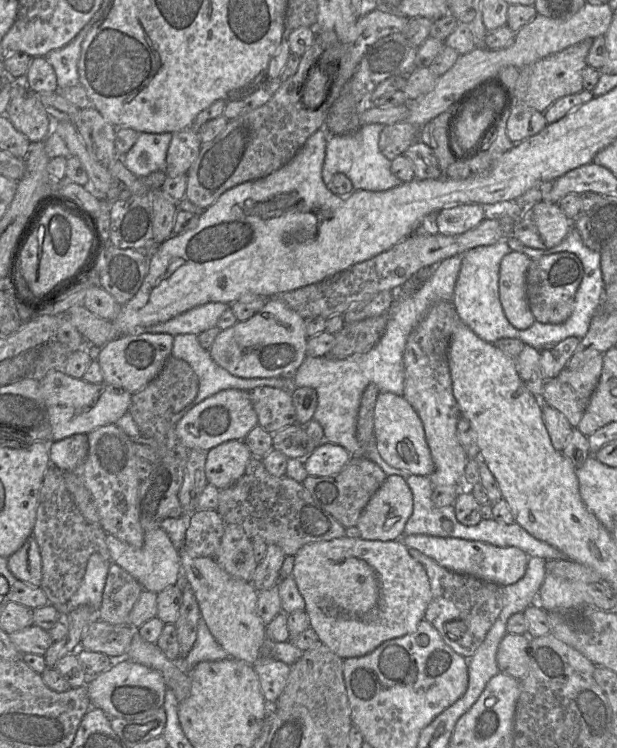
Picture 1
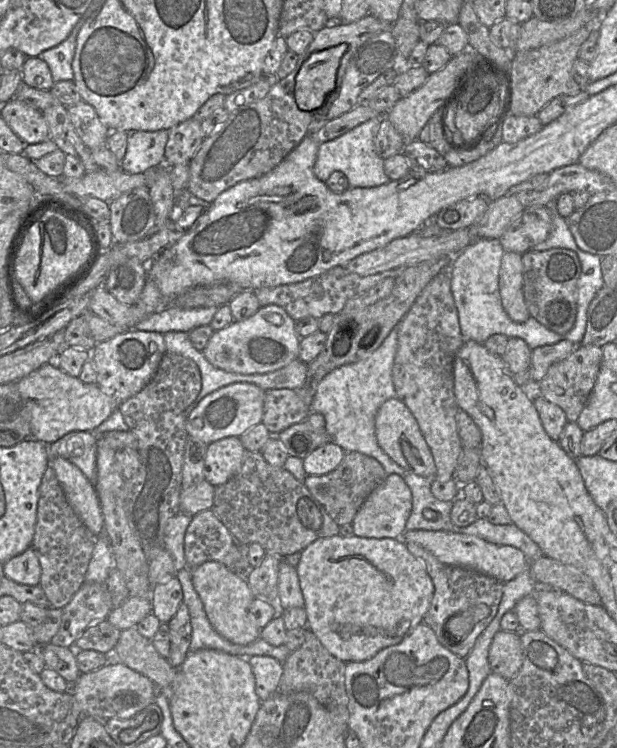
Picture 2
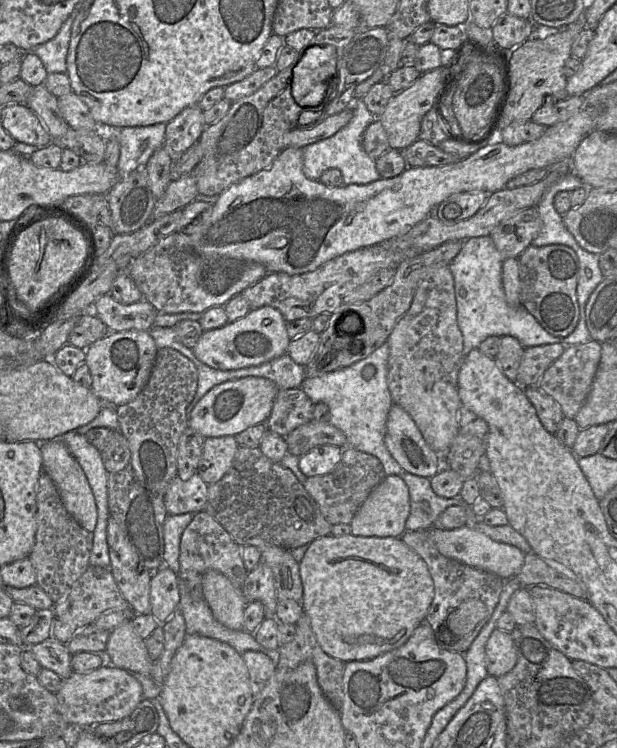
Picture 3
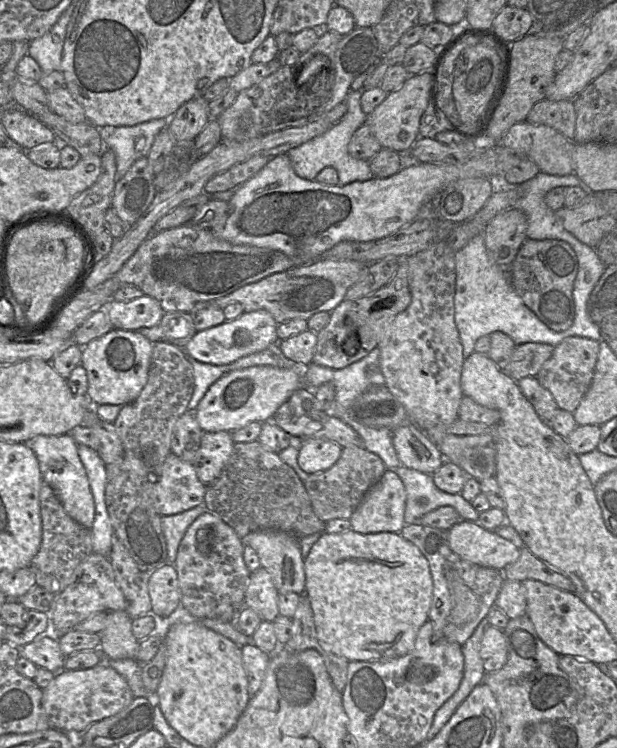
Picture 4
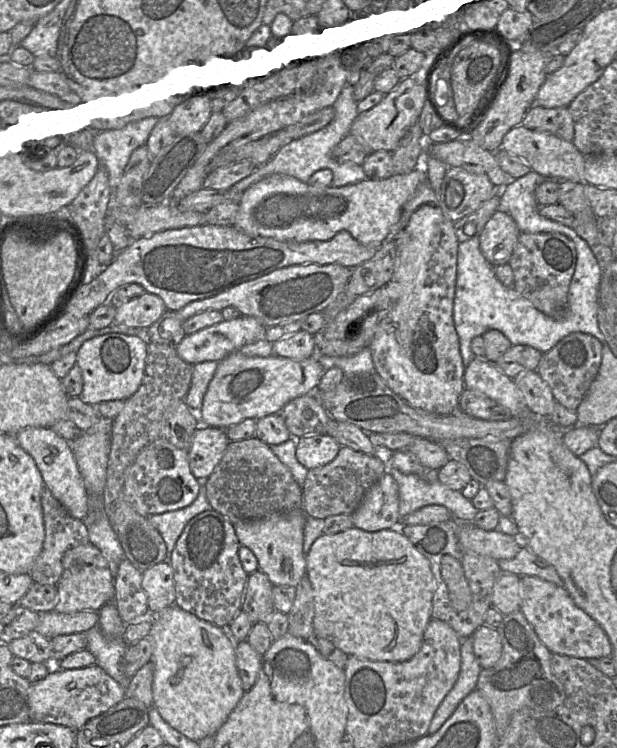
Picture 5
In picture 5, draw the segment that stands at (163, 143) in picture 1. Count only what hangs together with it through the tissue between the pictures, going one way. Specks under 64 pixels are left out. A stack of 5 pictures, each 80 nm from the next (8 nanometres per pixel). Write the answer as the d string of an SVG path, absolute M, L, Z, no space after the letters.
M150 113L117 126L96 128L94 153L107 169L113 191L120 183L132 152L147 143L152 129L161 119L159 113Z

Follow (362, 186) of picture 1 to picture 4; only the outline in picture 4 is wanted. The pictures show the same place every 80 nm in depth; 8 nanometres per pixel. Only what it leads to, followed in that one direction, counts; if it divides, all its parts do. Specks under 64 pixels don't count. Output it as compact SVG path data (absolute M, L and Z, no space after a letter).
M350 89L345 100L347 112L342 119L336 124L333 124L324 134L286 153L297 176L305 180L313 181L324 168L332 167L338 173L338 186L345 186L352 182L364 182L374 177L370 169L369 161L353 158L348 152L348 144L352 135L365 124L367 118L367 115L361 108L361 95L362 91Z

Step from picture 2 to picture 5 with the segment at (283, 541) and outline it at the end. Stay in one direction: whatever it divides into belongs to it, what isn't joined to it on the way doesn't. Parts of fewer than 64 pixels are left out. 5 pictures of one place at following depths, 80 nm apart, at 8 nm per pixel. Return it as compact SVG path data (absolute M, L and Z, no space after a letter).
M256 437L230 441L222 459L206 480L205 488L211 508L227 517L233 525L241 520L263 519L302 509L301 486L270 446Z

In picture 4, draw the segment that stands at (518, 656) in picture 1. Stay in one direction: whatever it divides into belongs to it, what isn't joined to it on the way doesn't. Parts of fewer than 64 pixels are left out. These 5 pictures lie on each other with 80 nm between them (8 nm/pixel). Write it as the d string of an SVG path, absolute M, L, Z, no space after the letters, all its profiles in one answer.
M488 626L483 634L480 657L486 673L500 670L507 662L508 648L501 629Z

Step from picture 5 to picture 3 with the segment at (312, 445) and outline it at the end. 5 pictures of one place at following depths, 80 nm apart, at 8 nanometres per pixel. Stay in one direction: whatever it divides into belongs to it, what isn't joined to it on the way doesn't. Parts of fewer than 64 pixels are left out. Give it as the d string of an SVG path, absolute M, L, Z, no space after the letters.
M330 444L316 446L300 456L299 468L307 477L326 475L341 460L343 448Z

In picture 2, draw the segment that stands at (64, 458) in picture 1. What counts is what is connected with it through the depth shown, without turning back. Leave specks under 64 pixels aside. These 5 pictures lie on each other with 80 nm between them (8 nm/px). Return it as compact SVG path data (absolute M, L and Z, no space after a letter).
M74 431L66 434L58 441L49 445L49 465L50 458L63 457L76 465L95 487L97 481L96 457L98 438L93 433L87 431Z

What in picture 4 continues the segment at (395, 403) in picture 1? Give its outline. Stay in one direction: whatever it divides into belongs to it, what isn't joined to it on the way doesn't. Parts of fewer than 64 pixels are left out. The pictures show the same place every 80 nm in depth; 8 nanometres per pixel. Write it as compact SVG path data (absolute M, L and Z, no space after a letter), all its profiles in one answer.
M416 425L392 431L392 443L400 463L426 474L434 474L446 461L439 448Z

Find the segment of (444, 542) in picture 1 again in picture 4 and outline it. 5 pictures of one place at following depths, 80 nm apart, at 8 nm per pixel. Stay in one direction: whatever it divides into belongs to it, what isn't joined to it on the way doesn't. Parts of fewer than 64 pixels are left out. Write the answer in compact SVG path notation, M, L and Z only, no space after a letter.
M467 520L448 530L448 541L452 551L462 559L500 571L520 556L520 549L512 542Z

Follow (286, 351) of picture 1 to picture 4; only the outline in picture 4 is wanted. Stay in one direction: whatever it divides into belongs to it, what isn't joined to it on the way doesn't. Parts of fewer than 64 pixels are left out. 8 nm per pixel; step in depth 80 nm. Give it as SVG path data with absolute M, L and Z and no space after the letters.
M265 310L245 312L234 320L226 320L220 325L196 332L184 350L202 363L230 364L239 358L262 351L273 343L278 343L277 326L272 315Z

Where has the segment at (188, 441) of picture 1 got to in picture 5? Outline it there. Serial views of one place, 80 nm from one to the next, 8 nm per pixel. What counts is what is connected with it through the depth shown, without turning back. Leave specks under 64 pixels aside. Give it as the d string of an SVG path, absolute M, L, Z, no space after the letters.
M240 351L231 353L218 363L199 411L200 423L227 429L245 419L260 419L280 413L291 400L306 395L317 387L325 371L317 356L296 361L271 355L249 357Z

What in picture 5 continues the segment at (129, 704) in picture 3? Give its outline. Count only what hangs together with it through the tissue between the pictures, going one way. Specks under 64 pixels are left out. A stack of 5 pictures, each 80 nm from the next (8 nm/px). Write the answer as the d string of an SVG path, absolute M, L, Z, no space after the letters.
M96 664L74 669L56 669L51 665L45 678L31 684L29 717L33 722L62 725L77 731L125 697L125 688Z

